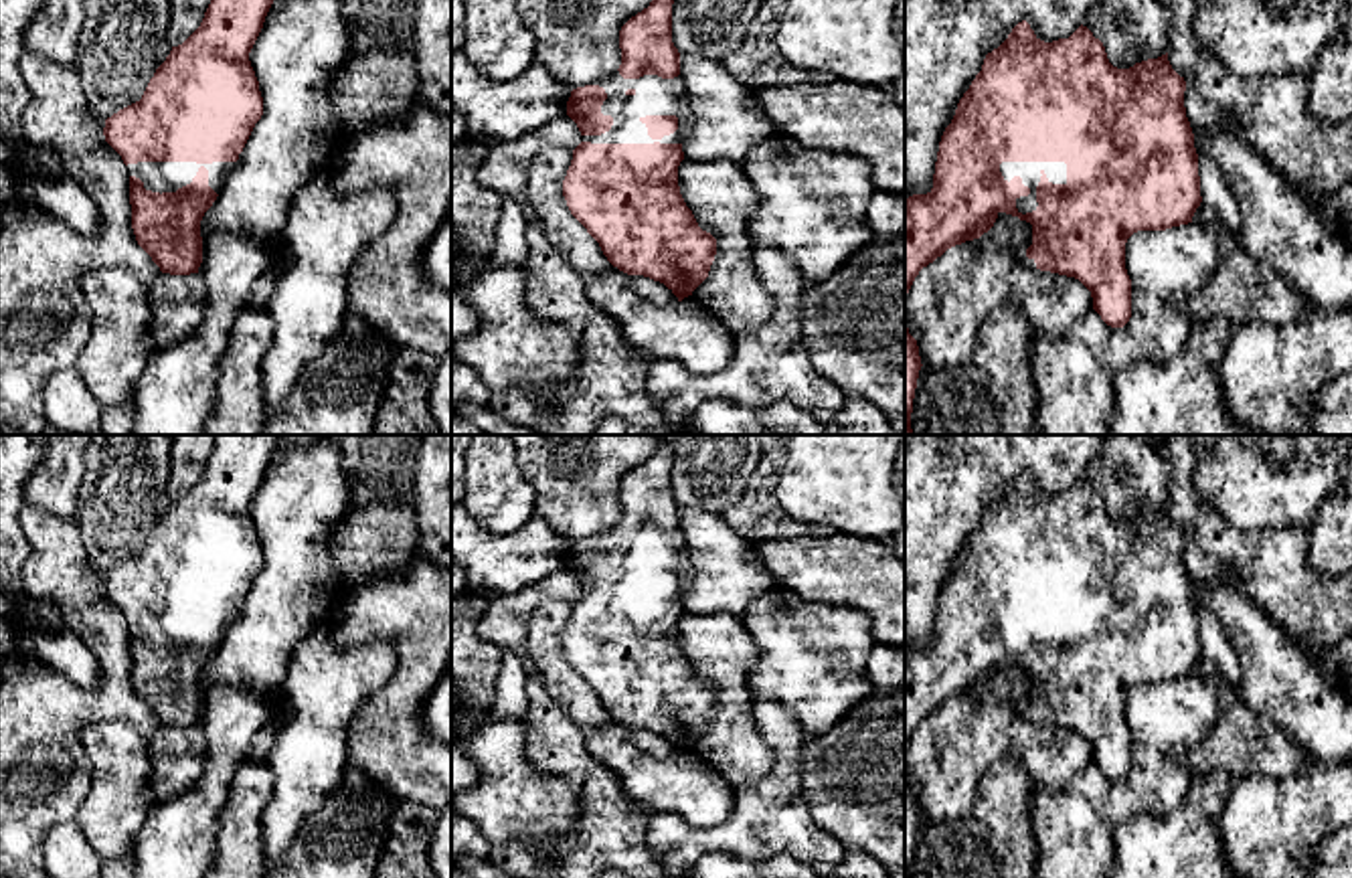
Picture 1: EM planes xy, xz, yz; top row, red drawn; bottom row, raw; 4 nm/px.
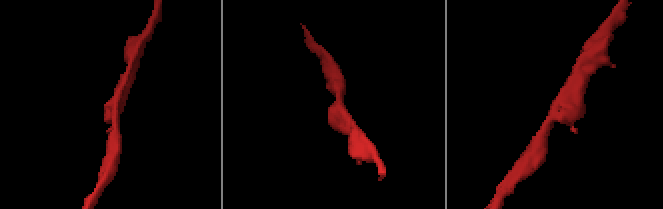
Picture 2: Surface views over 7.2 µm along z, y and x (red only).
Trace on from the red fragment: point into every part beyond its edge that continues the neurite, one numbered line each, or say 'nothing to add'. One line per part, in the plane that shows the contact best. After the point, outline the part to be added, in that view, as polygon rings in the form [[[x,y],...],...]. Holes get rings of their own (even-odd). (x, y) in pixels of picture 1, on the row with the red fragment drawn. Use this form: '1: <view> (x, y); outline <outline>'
1: yz (1031, 174); outline [[[1002,162],[1000,172],[1004,180],[1014,176],[1022,178],[1022,184],[1030,188],[1028,196],[1016,198],[1018,212],[1026,214],[1036,210],[1036,186],[1044,174],[1052,184],[1067,184],[1067,164],[1065,162]]]

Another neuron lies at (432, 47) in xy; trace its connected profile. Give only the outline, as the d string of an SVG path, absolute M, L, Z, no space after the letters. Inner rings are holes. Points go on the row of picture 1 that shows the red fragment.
M451 0L417 2L413 40L421 101L451 119Z

